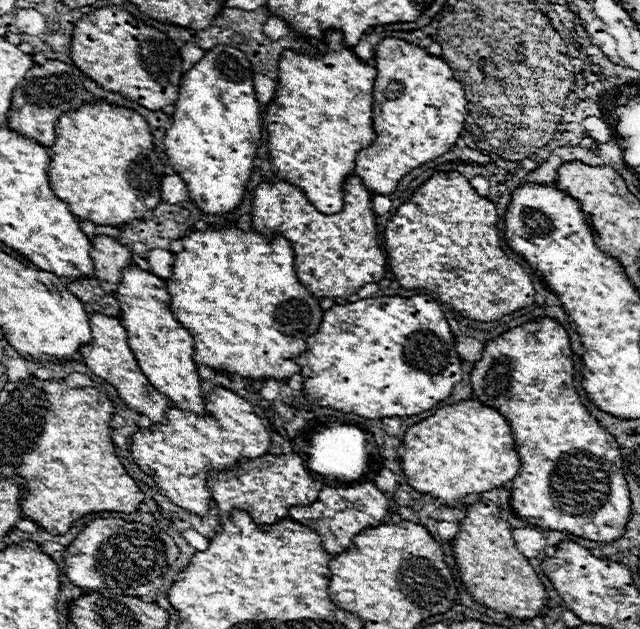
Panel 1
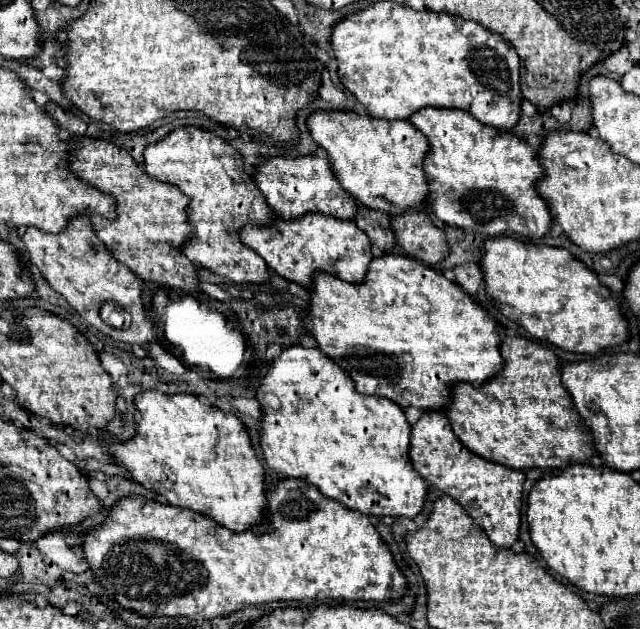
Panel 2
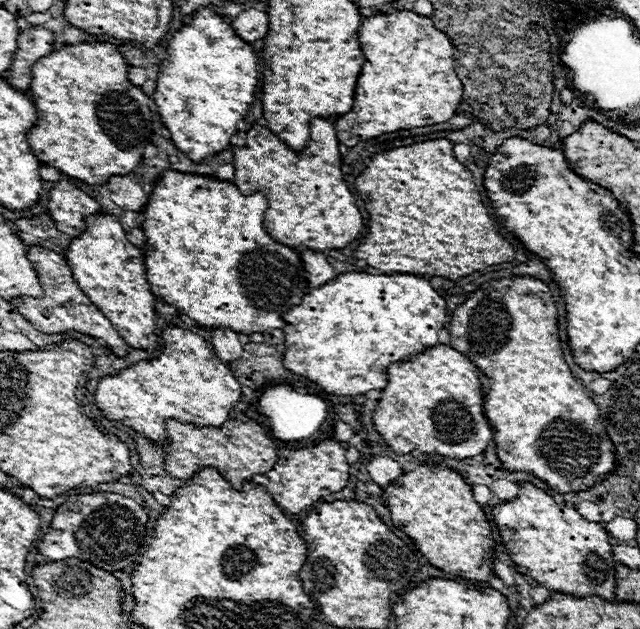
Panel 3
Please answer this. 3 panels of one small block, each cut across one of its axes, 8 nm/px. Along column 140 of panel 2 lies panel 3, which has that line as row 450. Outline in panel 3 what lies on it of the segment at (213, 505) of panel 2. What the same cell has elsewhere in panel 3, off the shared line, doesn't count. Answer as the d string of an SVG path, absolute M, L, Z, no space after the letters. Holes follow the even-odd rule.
M444 344L428 348L412 360L392 364L388 368L388 386L382 390L378 408L380 410L374 410L374 428L396 454L410 454L412 450L420 450L426 454L440 454L452 460L474 458L486 450L494 434L484 414L484 396L476 366L464 354Z

